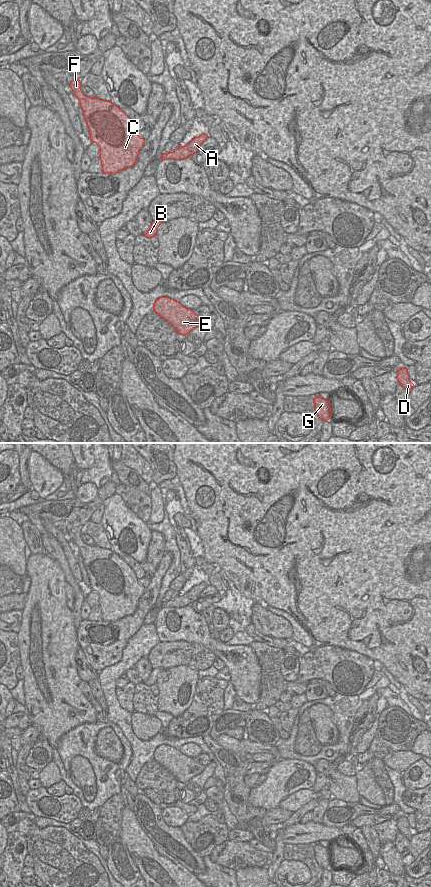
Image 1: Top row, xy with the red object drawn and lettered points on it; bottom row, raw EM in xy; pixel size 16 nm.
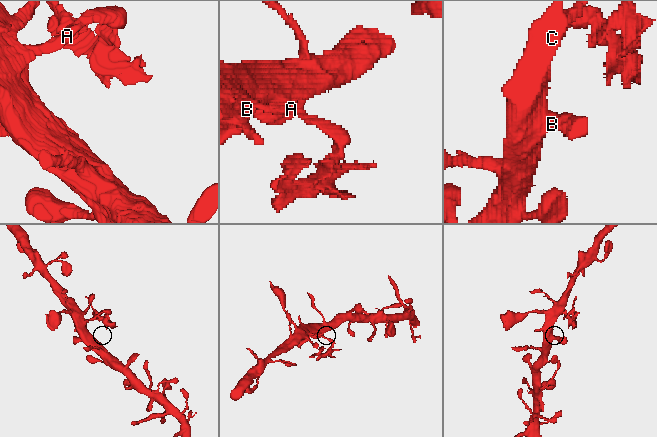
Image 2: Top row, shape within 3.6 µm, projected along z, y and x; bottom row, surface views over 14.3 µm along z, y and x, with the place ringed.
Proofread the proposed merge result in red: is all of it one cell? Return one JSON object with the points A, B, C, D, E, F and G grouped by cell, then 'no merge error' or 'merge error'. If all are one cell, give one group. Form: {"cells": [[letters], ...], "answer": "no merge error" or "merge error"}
{"cells": [["A"], ["B", "C", "D", "E", "F", "G"]], "answer": "merge error"}

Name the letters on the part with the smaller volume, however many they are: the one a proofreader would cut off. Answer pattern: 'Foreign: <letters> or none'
Foreign: A

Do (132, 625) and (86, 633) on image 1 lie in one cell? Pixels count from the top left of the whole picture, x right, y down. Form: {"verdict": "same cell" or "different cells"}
{"verdict": "same cell"}

